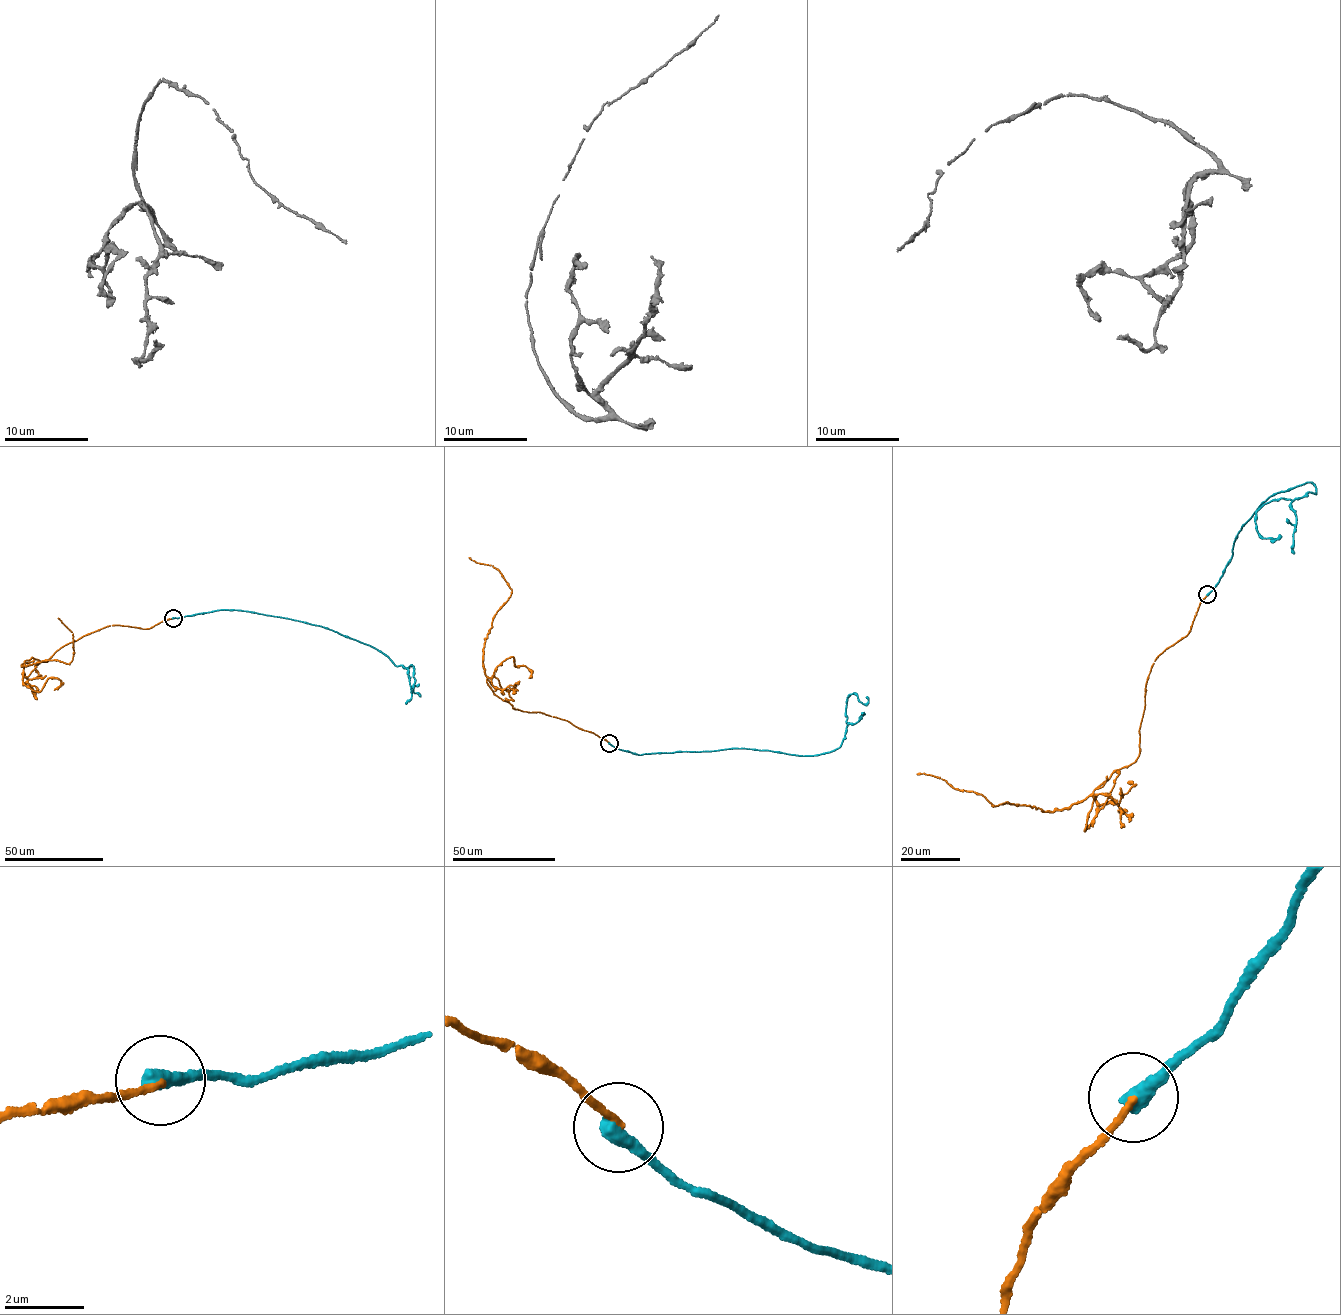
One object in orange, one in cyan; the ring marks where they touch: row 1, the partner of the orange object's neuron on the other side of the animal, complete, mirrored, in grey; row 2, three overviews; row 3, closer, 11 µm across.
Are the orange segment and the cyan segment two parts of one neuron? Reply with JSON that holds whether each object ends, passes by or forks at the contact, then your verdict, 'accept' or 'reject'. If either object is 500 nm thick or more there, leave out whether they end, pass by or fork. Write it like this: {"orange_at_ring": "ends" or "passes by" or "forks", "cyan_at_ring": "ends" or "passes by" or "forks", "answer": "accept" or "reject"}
{"orange_at_ring": "ends", "cyan_at_ring": "ends", "answer": "reject"}

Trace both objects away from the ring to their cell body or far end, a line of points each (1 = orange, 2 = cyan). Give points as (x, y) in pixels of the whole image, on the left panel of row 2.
1: (173, 618), (149, 628), (106, 626), (48, 660), (32, 657), (22, 666), (71, 662), (73, 633), (58, 618)
2: (173, 618), (222, 609), (328, 628), (369, 645), (397, 666), (412, 665), (412, 690), (419, 694)

